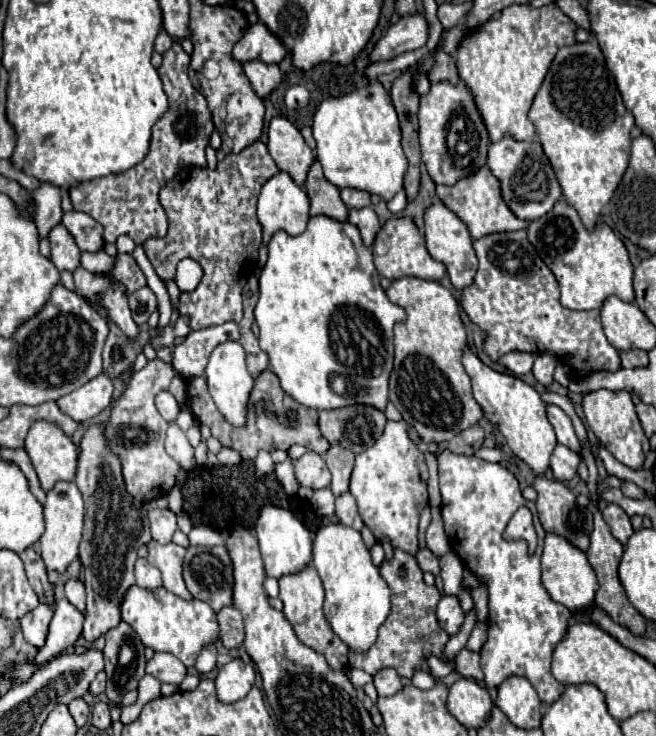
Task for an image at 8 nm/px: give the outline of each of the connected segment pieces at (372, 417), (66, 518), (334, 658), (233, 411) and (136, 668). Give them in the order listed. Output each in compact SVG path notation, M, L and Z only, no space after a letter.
M352 404L348 408L320 410L320 430L330 444L350 448L354 454L366 450L382 434L386 416L378 408L366 404Z
M62 480L52 490L46 492L44 520L46 520L46 530L40 538L42 560L48 570L62 572L78 556L78 544L82 538L82 524L84 524L84 502L82 502L80 490L76 488L74 482Z
M306 564L300 572L282 576L278 584L280 584L280 600L284 602L284 616L292 624L300 642L306 644L308 648L316 650L318 654L322 654L328 660L328 666L332 670L348 672L350 670L348 646L332 632L332 628L328 628L328 620L324 620L324 610L322 610L324 586L322 586L322 580L320 580L318 572L314 570L314 566Z
M234 340L218 344L212 350L208 366L206 366L206 380L208 380L210 396L214 398L218 410L226 416L226 420L230 424L242 426L244 420L246 420L248 396L250 396L250 390L254 386L254 380L252 380L252 376L250 376L250 372L246 368L246 362L244 362L244 348L238 342L234 342Z
M120 622L106 634L106 646L102 650L106 662L106 694L110 700L120 702L128 690L134 690L142 676L146 674L144 644L132 630L132 626Z

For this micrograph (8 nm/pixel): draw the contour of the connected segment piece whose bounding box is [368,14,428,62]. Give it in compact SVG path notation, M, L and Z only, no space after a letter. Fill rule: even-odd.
M424 14L404 16L394 26L390 26L386 34L374 44L368 60L388 62L404 52L422 48L426 40L428 40L428 24L424 20Z

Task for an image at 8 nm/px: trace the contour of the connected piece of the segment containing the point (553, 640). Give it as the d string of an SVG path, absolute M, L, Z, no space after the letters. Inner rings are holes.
M448 448L438 456L438 474L440 474L440 492L442 492L442 518L444 528L450 538L452 550L462 558L464 566L470 568L486 586L488 586L488 642L484 644L484 682L490 688L502 684L504 678L518 674L530 680L544 704L552 704L562 692L560 684L552 672L552 652L562 640L568 622L570 610L562 604L556 604L540 580L540 556L544 528L536 518L534 502L522 498L518 480L514 474L502 466L484 462L478 456L454 454ZM526 506L534 516L534 528L538 534L538 548L528 556L526 542L506 542L502 532L514 512Z

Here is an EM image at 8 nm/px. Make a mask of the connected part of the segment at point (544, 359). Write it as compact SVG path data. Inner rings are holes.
M546 352L538 354L538 358L536 358L536 362L534 362L532 372L534 372L534 376L536 376L536 380L538 380L540 384L548 386L548 384L552 382L552 374L554 374L556 362L558 362L558 358L556 358L556 356L552 356L552 354L546 354Z

